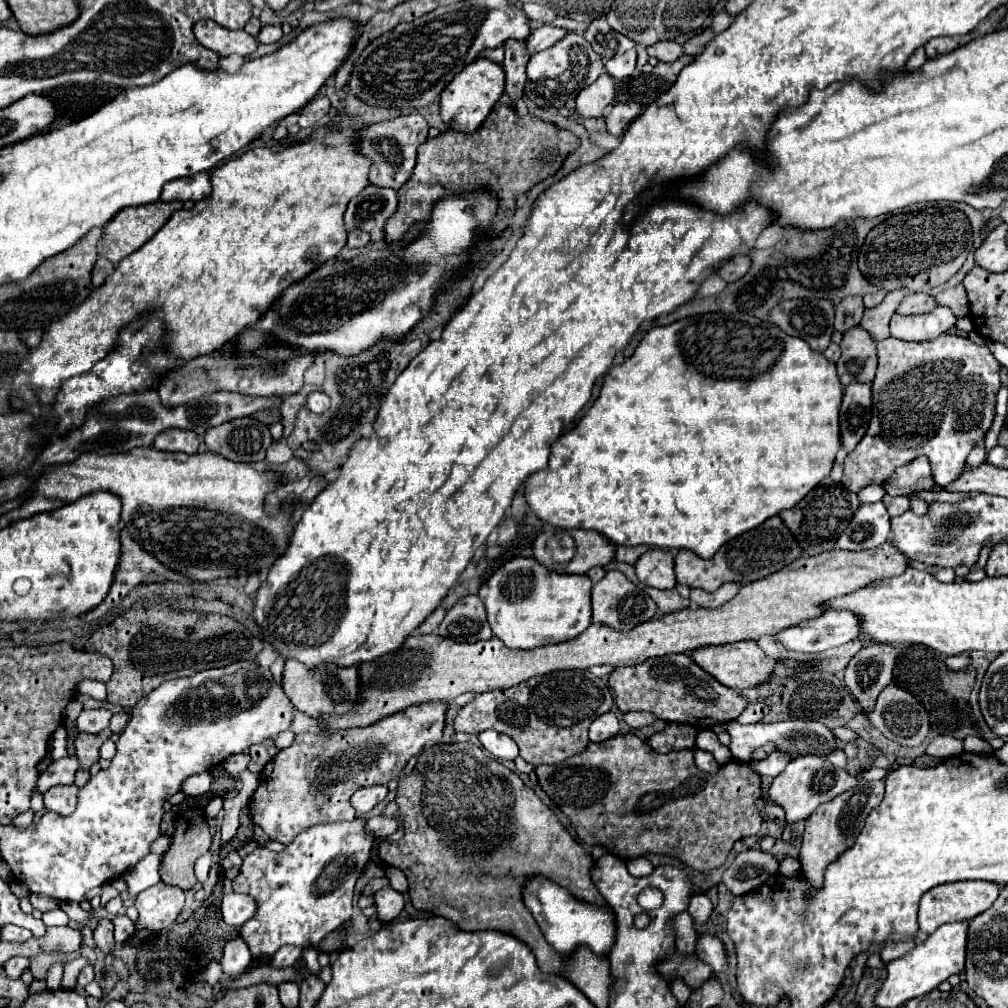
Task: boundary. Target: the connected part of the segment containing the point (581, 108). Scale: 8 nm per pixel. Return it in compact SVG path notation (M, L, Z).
M603 73L595 83L579 91L575 97L575 113L581 117L601 117L603 109L613 101L615 89L613 89L613 79L611 75Z

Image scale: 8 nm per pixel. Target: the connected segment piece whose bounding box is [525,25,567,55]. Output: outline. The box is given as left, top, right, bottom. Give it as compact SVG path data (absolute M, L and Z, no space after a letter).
M541 25L539 29L531 31L531 35L525 39L527 53L529 55L535 55L539 51L545 51L555 41L559 41L563 37L563 33L567 33L567 31L565 29L559 29L559 27L553 27L553 25Z

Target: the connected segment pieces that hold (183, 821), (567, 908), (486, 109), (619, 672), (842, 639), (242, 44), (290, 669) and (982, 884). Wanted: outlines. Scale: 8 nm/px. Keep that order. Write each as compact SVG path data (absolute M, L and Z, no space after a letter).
M189 809L183 815L179 815L175 819L175 831L171 835L171 847L169 847L167 855L163 855L163 859L161 859L161 881L167 885L177 885L183 891L193 889L197 885L193 865L201 855L205 855L209 851L211 841L213 841L213 837L211 837L207 819L199 809Z
M535 875L527 881L527 885L521 891L525 907L537 917L537 925L541 933L547 933L547 941L555 951L567 955L575 951L579 945L587 945L593 953L609 955L611 947L615 945L615 933L617 933L617 919L615 911L611 907L599 907L585 903L581 899L575 899L567 889L553 883L551 879L543 879L543 875Z
M477 59L475 63L469 63L459 75L455 75L455 79L443 89L443 95L439 97L439 115L443 123L447 123L451 129L461 133L473 133L491 113L493 105L503 95L503 89L505 89L505 75L501 65L489 59Z
M683 653L651 657L635 667L617 667L609 675L609 687L621 713L651 711L667 723L689 723L699 729L705 729L705 725L713 723L729 723L737 719L747 705L747 701L737 691L721 685L693 661L685 669Z
M827 611L819 619L783 629L775 639L781 641L787 649L803 653L821 653L829 647L843 645L861 635L859 615L853 611Z
M197 21L195 27L195 37L197 41L219 53L221 57L227 57L227 55L251 55L255 49L257 49L257 39L245 31L231 31L227 27L221 27L219 23L215 21Z
M287 659L283 669L283 691L293 701L293 705L307 713L309 717L319 717L321 713L345 713L357 703L357 691L359 689L359 677L357 667L339 667L335 663L323 663L315 669L305 667L297 659Z
M955 881L955 883L943 883L927 891L919 903L919 931L923 933L933 933L945 923L953 921L969 921L979 911L985 911L995 903L999 897L1001 885L999 883L989 883L989 881Z

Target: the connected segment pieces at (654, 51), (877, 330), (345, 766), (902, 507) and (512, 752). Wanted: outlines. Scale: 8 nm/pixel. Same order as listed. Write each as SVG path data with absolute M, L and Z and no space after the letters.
M659 41L651 47L647 47L647 53L651 57L657 57L659 61L665 61L665 63L671 63L675 59L679 59L679 55L683 55L683 47L677 45L675 41Z
M895 289L895 291L887 293L879 305L865 309L865 315L861 319L861 327L865 331L869 331L875 341L883 341L889 337L891 315L895 313L897 305L903 301L905 295L907 295L907 289Z
M429 701L429 703L411 705L405 711L379 719L369 727L335 731L335 733L309 731L309 733L297 735L293 745L287 749L281 749L275 755L275 759L271 759L261 771L259 787L255 789L249 801L251 821L259 825L271 841L279 841L283 845L289 845L295 839L295 835L299 835L299 831L305 831L311 825L353 821L353 815L349 811L351 795L361 787L387 785L391 779L395 779L403 771L403 767L409 763L411 757L421 753L425 745L437 743L443 737L447 707L449 703L445 701Z
M885 495L883 499L887 511L891 517L897 517L897 515L903 515L907 509L909 509L909 499L907 497L891 497L891 495Z
M489 729L489 731L479 733L479 741L497 759L515 759L519 755L517 743L509 735L495 733Z

